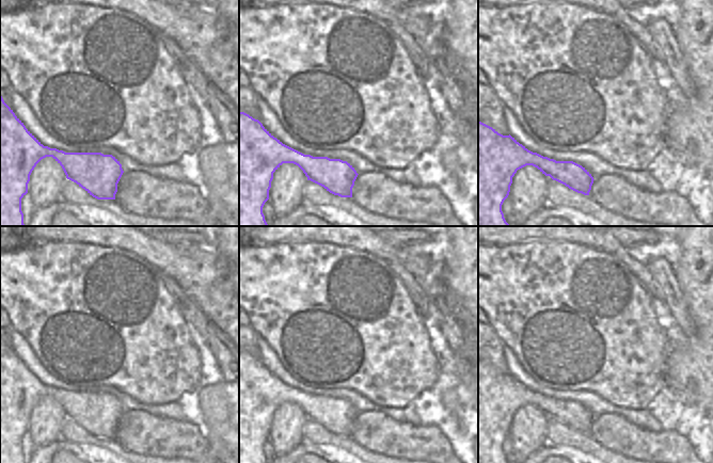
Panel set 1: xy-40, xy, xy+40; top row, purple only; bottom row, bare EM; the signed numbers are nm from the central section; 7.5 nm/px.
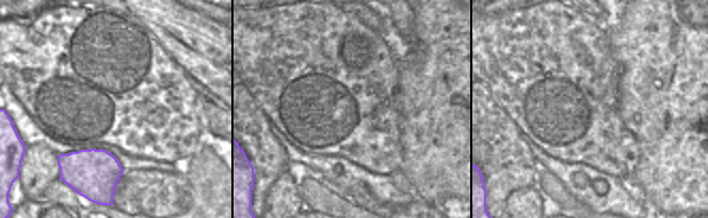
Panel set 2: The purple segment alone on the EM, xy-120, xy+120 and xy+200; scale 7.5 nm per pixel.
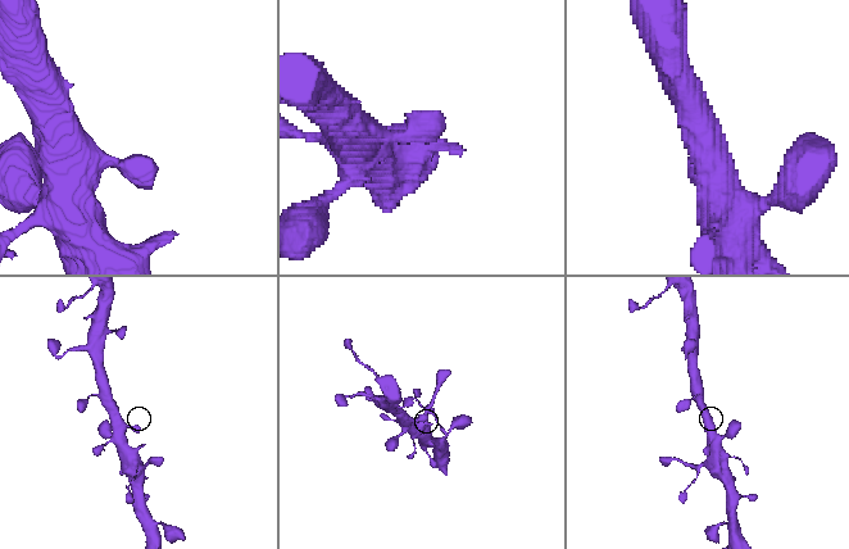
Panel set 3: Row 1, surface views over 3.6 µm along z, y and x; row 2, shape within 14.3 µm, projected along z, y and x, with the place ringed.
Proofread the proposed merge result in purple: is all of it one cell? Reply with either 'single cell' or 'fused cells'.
single cell

